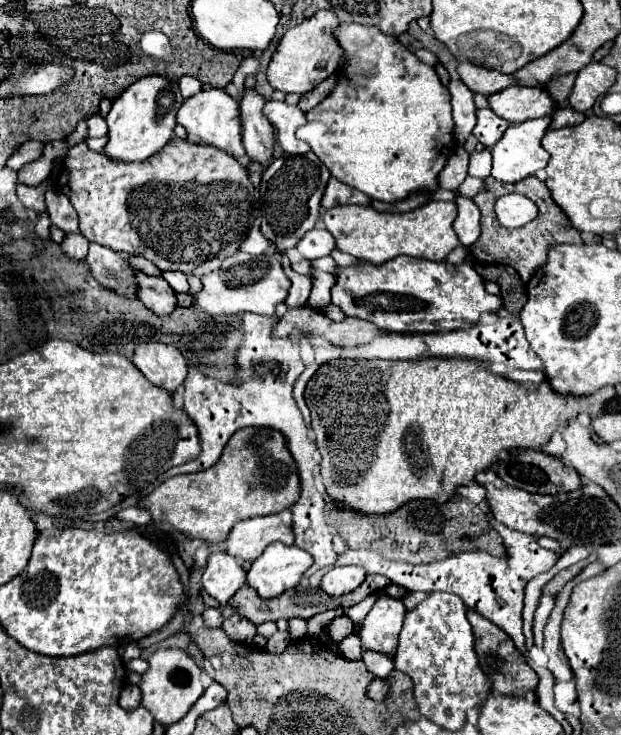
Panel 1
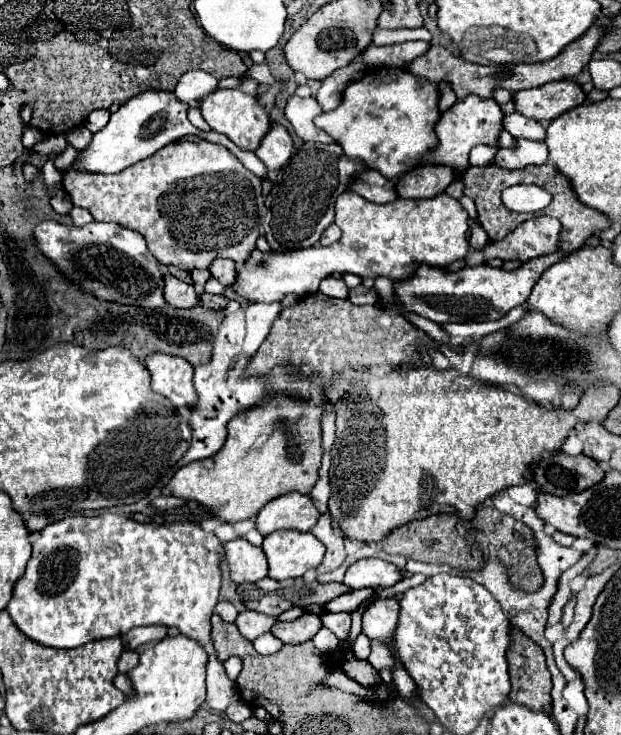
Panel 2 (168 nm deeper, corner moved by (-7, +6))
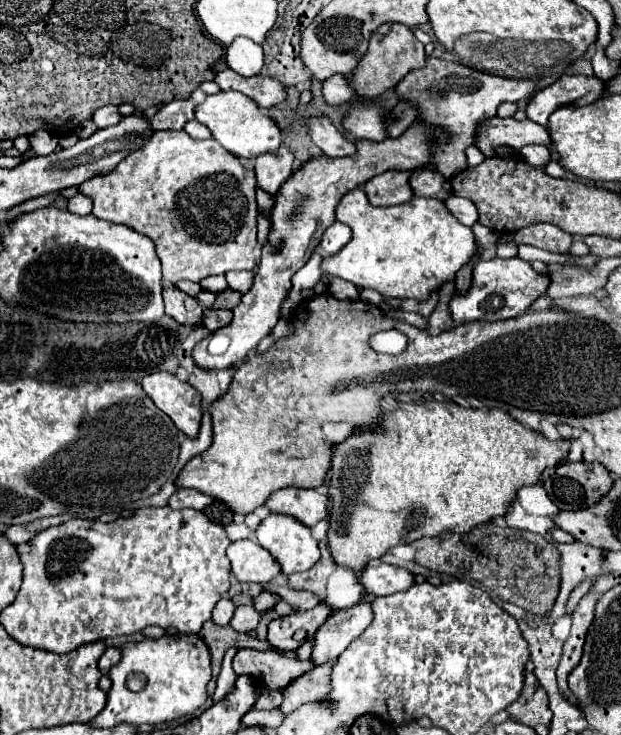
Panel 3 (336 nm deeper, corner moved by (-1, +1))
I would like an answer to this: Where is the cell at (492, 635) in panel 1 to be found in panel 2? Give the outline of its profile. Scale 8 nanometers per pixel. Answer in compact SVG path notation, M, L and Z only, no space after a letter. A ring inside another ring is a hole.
M511 626L511 644L507 648L507 664L509 664L509 676L511 676L511 694L509 698L517 704L529 706L531 710L543 710L543 704L551 702L551 674L545 664L545 654L543 650L523 636L515 626Z

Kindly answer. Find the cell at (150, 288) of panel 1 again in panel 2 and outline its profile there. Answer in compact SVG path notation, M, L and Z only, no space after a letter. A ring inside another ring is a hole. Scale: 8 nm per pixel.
M165 274L163 280L165 280L163 294L165 294L167 304L171 304L175 308L191 308L199 302L199 294L191 284L185 284L171 274Z

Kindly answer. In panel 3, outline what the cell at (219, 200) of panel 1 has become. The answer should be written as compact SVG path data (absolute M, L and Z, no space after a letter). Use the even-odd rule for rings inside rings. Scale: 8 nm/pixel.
M155 131L151 139L137 151L129 153L113 171L95 175L85 181L79 191L93 197L95 217L123 223L149 235L157 247L163 265L163 281L179 283L183 279L199 283L209 275L223 275L235 269L253 269L257 263L257 203L255 173L241 159L225 151L215 139L199 141L185 131Z

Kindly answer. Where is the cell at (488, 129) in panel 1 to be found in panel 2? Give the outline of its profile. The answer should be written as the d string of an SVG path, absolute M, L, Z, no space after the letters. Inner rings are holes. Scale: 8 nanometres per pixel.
M511 112L503 116L503 128L511 134L511 136L523 136L523 138L531 138L531 140L545 140L545 128L531 118L525 118L519 112Z

